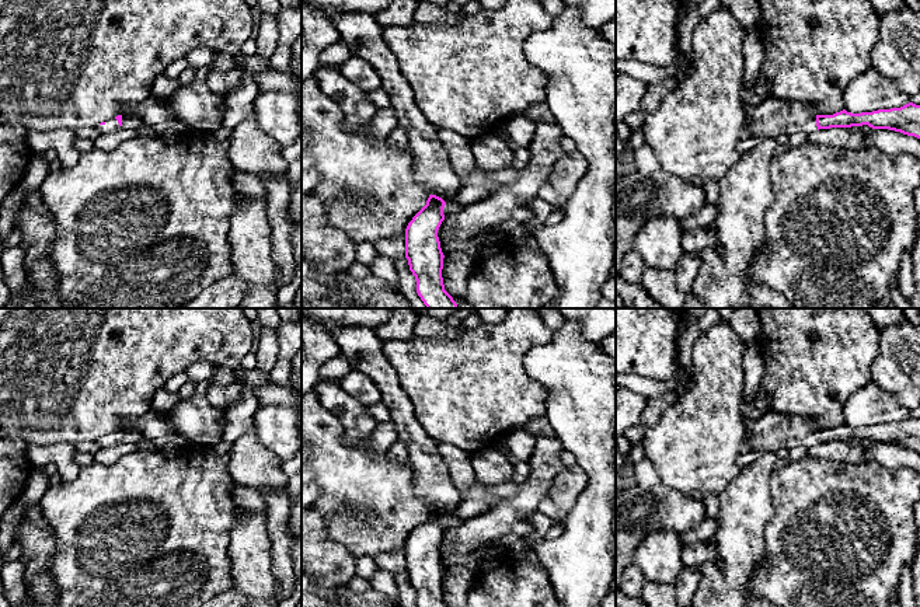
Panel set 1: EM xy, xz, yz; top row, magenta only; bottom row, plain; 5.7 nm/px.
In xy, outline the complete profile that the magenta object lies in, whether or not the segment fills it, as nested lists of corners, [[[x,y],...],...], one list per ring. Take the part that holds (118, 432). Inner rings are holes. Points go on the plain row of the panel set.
[[[128,426],[123,429],[118,429],[112,433],[101,436],[97,440],[97,444],[101,447],[115,447],[123,443],[139,443],[143,439],[143,435],[139,426]]]

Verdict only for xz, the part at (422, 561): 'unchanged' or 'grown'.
grown

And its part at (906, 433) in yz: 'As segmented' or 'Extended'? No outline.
Extended

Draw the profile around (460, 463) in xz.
[[[439,443],[439,451],[450,470],[450,479],[454,488],[467,495],[477,482],[473,468],[473,454],[447,443]]]

